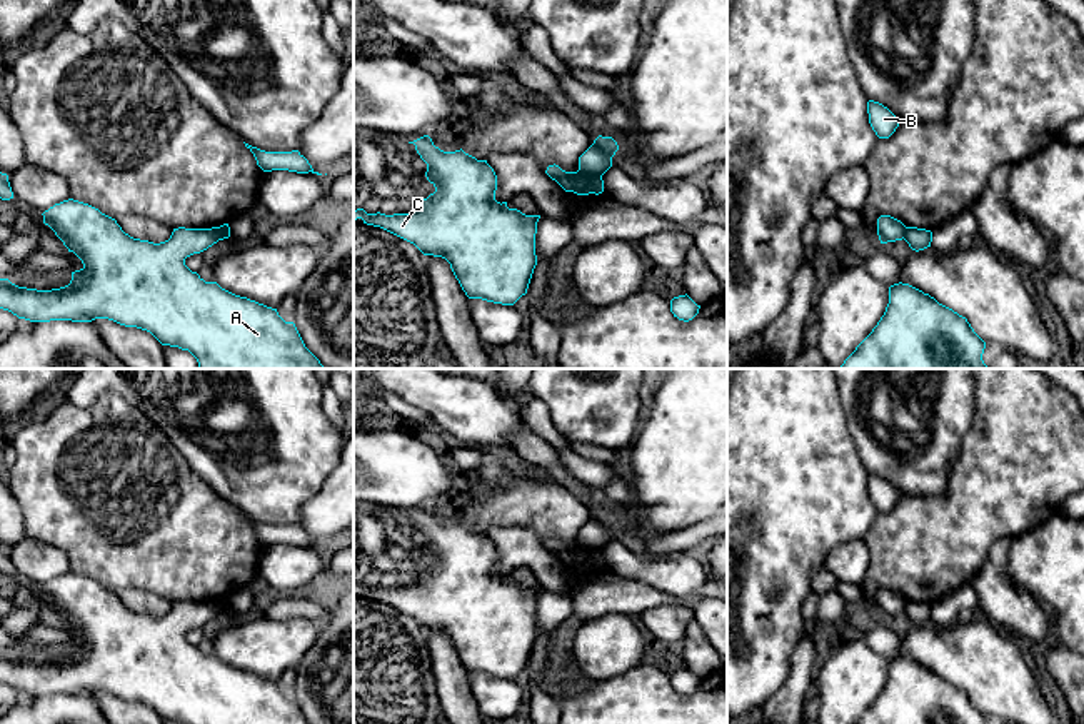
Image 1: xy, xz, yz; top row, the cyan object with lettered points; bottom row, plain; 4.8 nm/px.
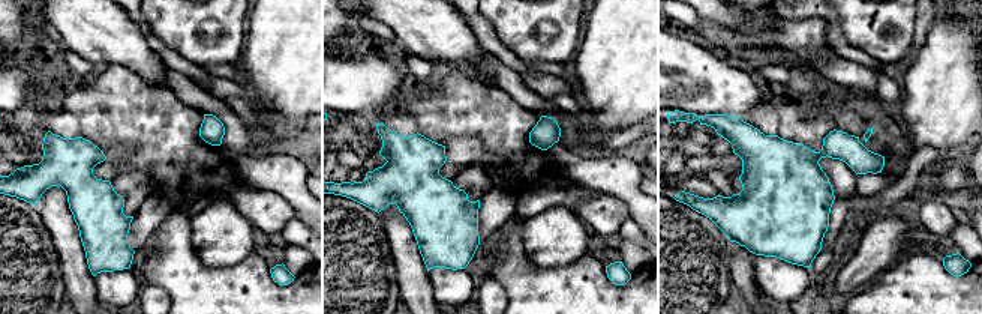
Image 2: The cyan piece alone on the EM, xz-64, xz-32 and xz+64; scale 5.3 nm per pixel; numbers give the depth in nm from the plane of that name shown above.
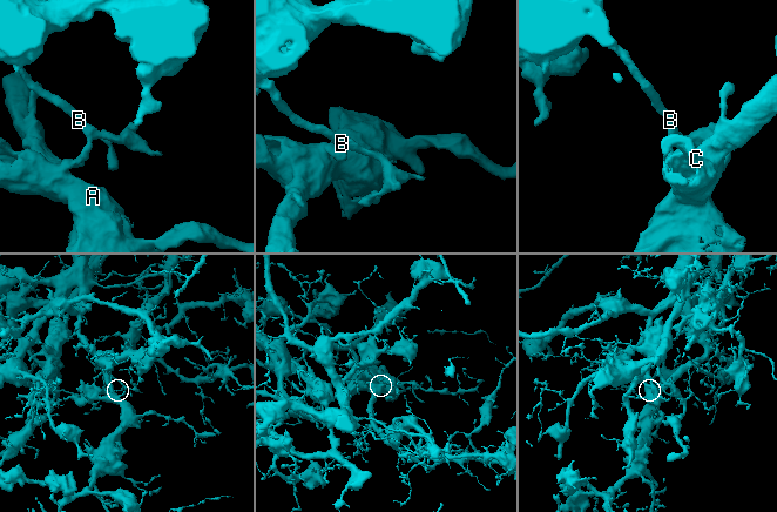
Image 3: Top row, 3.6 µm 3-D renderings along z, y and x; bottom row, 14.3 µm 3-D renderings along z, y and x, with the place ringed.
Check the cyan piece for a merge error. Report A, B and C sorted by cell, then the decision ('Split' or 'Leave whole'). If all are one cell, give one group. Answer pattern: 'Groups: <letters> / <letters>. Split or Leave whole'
Groups: A C / B. Split

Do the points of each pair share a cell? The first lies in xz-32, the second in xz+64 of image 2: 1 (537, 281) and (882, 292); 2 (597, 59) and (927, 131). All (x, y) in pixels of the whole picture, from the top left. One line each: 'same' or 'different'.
1: same
2: same

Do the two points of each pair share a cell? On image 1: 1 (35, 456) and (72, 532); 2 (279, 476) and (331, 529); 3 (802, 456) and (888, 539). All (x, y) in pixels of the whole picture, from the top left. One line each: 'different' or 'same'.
1: same
2: different
3: different

